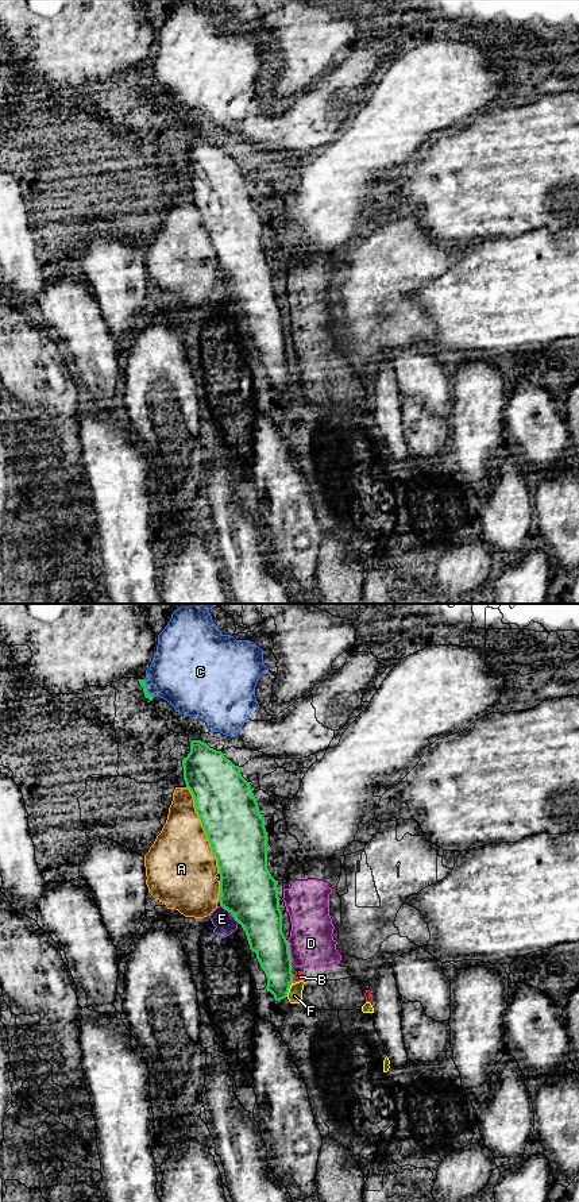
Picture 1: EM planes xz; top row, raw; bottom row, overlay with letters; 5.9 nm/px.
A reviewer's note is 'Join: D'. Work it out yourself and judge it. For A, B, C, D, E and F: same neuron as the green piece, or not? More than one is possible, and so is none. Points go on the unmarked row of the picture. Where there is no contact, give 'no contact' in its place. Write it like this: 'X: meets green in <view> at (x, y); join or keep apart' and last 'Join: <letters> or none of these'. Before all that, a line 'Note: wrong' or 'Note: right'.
Note: wrong
A: meets green in xz at (204, 224); keep apart
B: meets green in xz at (292, 373); keep apart
C: meets green in xz at (146, 84); keep apart
D: meets green in xz at (288, 346); keep apart
E: meets green in xz at (231, 307); keep apart
F: meets green in xz at (289, 382); keep apart
Join: none of these

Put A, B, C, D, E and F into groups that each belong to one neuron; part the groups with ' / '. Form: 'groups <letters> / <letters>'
groups A / B F / C / D / E

